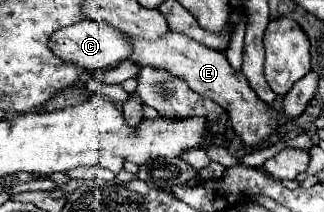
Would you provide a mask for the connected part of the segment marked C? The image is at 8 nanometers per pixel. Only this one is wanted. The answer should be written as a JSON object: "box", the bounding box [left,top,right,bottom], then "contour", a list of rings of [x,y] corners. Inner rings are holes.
{"box":[49,20,129,72],"contour":[[[81,20],[73,26],[59,28],[55,34],[49,36],[49,48],[63,62],[89,72],[117,66],[125,60],[125,54],[129,54],[129,42],[125,42],[125,36],[119,30],[113,30],[113,26],[105,26],[101,22],[89,22],[89,20]]]}

